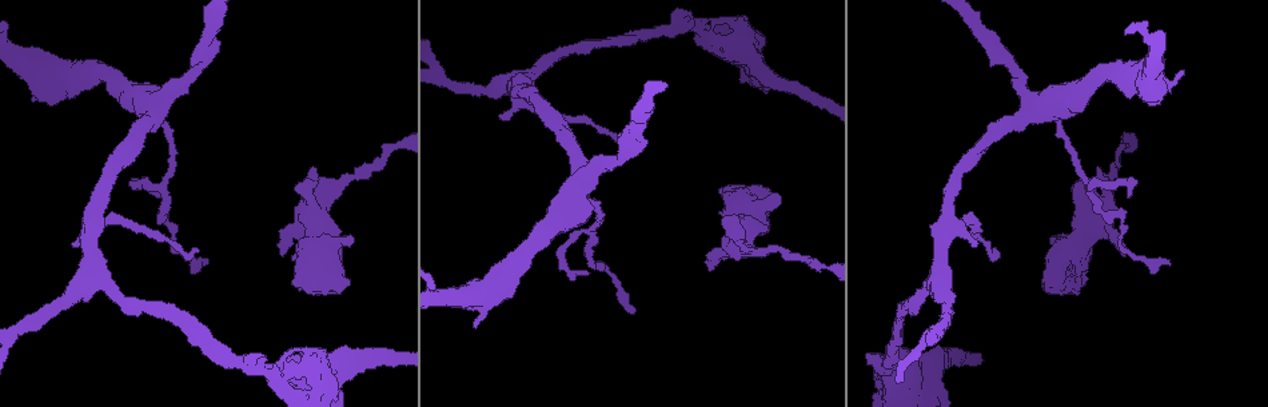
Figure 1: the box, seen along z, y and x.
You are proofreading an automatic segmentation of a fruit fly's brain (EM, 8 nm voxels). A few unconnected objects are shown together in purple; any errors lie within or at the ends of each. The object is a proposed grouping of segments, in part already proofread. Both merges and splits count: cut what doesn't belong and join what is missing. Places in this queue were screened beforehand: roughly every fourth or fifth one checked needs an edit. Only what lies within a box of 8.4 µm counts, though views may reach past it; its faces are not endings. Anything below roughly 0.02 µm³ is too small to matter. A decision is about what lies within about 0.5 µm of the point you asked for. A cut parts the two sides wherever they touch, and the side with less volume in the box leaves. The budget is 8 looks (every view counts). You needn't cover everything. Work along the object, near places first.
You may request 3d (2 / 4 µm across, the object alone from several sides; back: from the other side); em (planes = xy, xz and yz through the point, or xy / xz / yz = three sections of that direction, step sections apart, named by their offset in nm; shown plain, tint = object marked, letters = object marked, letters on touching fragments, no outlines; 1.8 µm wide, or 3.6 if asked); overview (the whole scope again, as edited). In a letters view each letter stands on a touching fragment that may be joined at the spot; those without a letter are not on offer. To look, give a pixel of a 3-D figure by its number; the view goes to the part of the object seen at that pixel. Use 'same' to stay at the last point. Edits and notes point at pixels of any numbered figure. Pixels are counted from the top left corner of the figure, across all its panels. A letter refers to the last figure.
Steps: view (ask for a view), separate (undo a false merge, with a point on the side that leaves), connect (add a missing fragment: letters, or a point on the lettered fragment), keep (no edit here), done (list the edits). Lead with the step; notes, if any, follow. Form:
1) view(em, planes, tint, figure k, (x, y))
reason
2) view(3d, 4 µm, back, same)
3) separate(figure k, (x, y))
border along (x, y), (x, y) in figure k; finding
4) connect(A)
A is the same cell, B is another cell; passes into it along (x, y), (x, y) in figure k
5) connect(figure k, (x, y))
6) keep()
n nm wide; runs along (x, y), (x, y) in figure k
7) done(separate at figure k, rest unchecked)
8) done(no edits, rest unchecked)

view(3d, 4 µm, back, figure 1, (1123, 255))
branch stops here

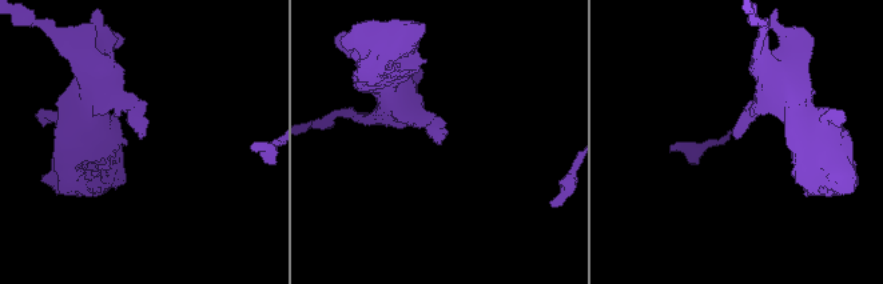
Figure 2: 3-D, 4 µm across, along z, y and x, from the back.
view(em, planes, letters, figure 2, (736, 135))
shape alone is not enough

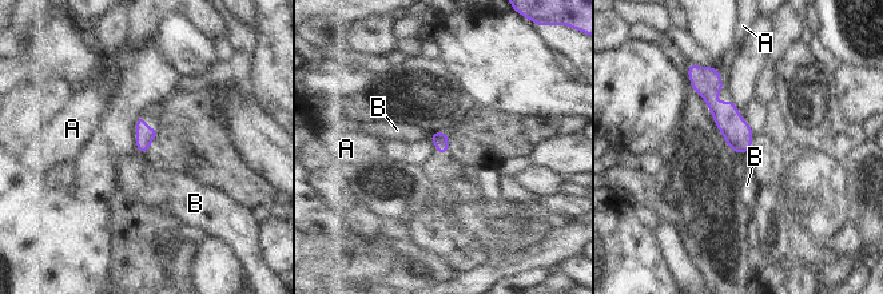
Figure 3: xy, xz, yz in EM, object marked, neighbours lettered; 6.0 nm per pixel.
keep()
A and B are other cells; runs along (701, 78), (743, 150) in figure 3; none of them fits

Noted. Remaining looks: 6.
view(3d, 4 µm, figure 1, (765, 249))
thick turns thin

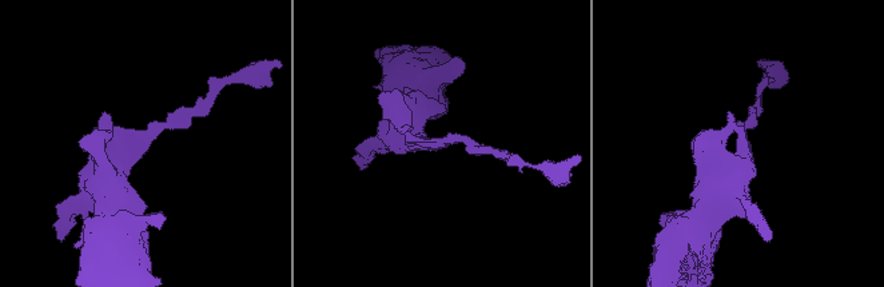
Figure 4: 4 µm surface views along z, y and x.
view(em, planes, letters, figure 4, (142, 138))

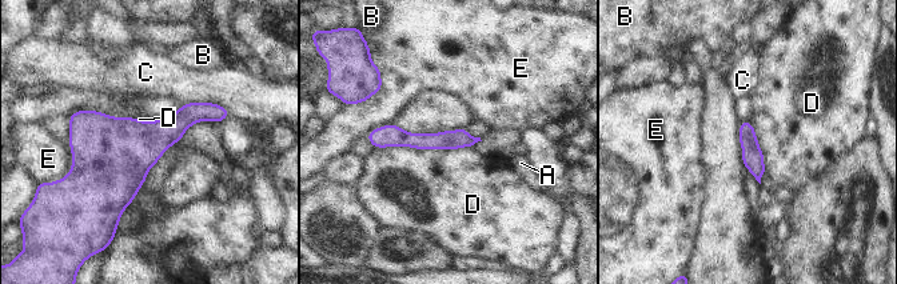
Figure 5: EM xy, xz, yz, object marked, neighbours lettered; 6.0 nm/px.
keep()
110 nm wide; A, B, C, D and E are other cells; runs along (371, 136), (473, 140) in figure 5; one cell here

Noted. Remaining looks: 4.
view(em, 3.6 µm, planes, letters, figure 1, (485, 290))
a fork

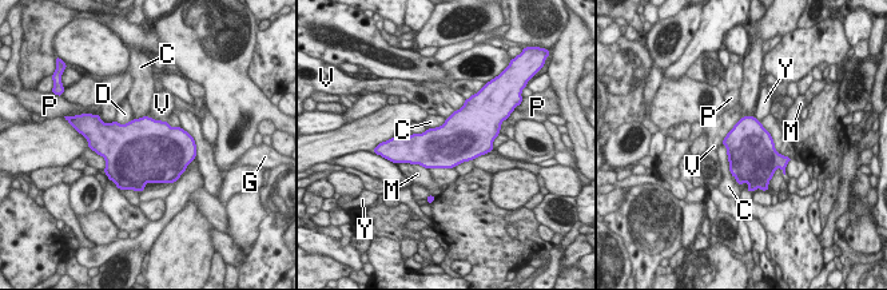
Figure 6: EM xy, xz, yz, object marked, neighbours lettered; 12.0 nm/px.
keep()
C, D, G, M, P, V and Y are other cells; border along (722, 144), (739, 185) in figure 6; one cell here

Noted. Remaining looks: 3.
done(no edits, rest unchecked)

